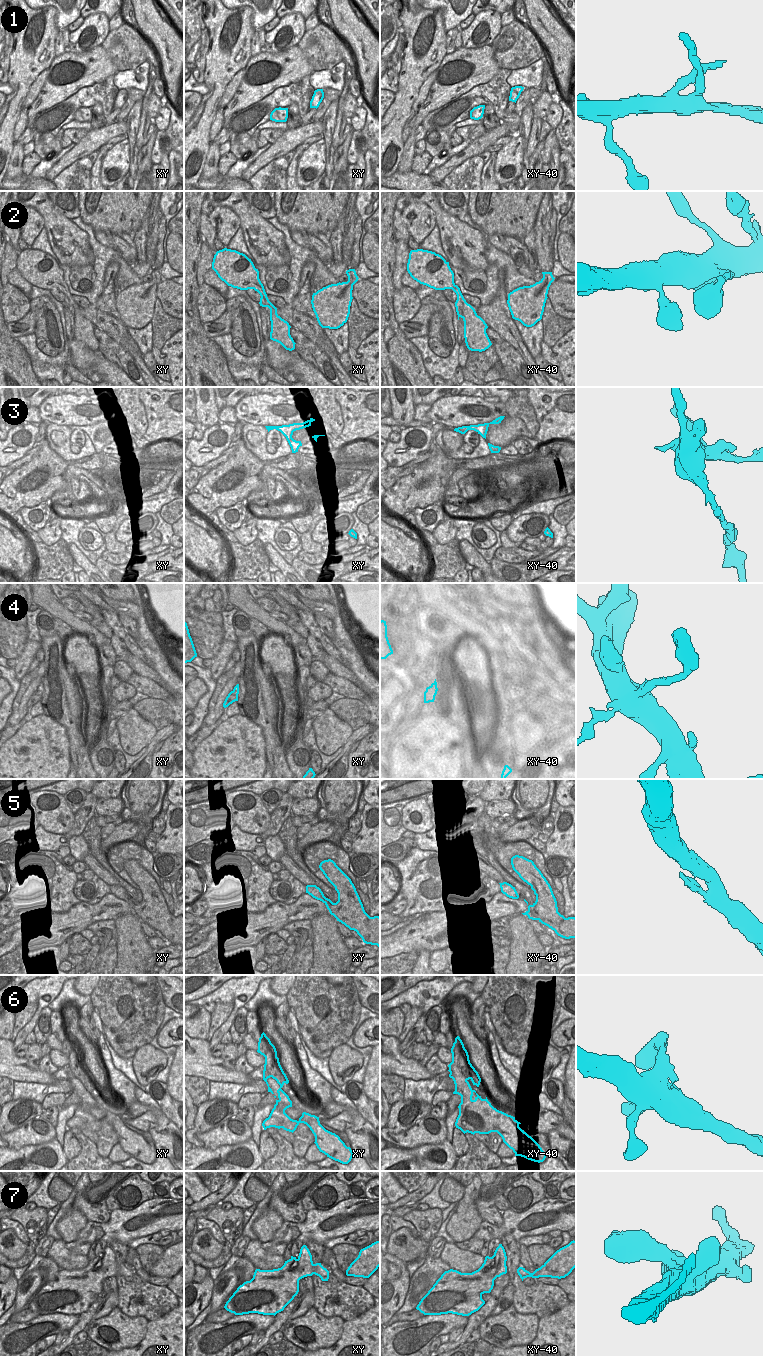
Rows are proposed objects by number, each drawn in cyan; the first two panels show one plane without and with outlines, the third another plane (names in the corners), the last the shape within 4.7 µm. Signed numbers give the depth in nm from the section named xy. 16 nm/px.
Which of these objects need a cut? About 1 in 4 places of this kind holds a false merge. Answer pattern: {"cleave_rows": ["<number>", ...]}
{"cleave_rows": ["3"]}

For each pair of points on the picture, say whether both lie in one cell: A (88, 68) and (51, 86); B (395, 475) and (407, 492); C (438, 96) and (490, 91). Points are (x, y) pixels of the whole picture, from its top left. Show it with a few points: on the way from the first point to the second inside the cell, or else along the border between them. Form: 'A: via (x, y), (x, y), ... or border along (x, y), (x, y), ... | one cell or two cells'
A: via (81, 78), (61, 86) | one cell
B: border along (417, 465), (410, 473), (402, 476), (390, 488) | two cells
C: border along (484, 83), (475, 85), (443, 106) | two cells

